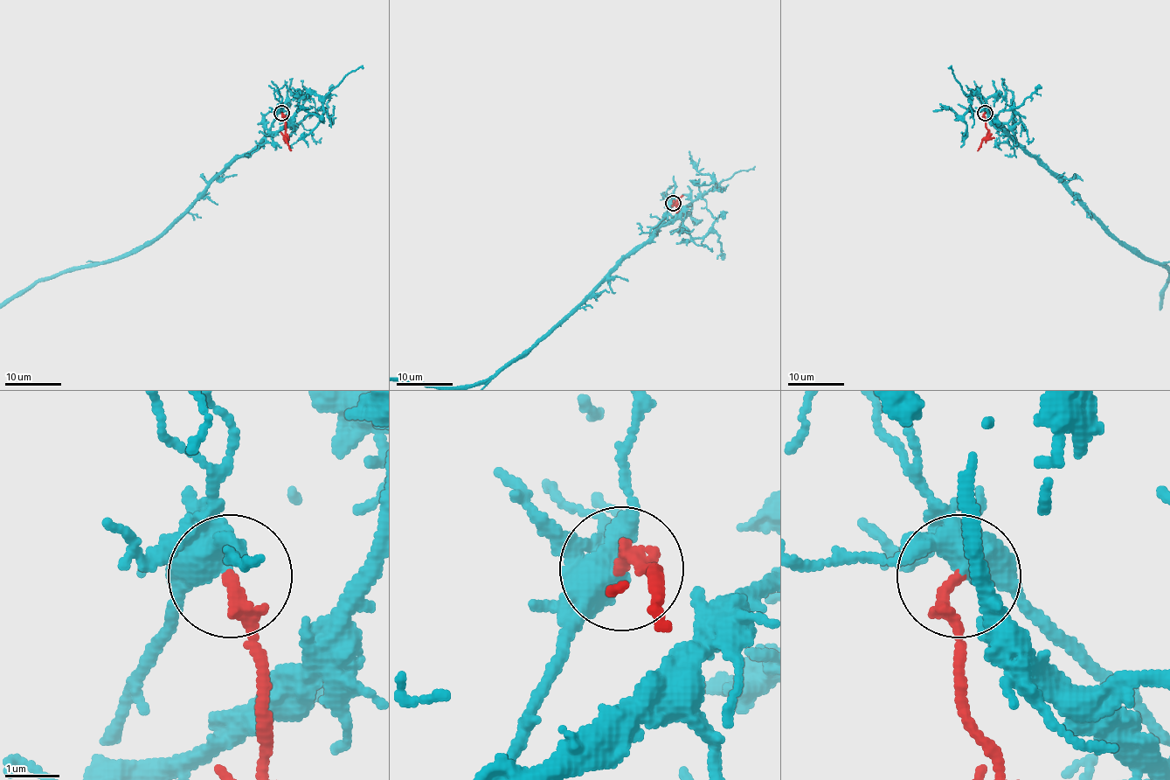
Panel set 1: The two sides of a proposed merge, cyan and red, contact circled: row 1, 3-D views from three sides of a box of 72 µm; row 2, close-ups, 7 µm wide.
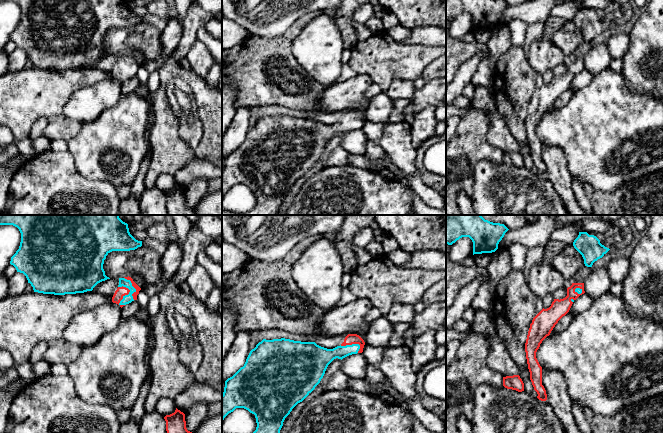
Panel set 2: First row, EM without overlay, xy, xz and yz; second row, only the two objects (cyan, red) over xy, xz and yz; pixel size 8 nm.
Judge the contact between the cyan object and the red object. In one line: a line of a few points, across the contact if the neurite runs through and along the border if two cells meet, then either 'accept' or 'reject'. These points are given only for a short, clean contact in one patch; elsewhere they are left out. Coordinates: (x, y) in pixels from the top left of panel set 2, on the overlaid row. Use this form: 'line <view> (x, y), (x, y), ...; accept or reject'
line xy (127, 299), (126, 295), (121, 291); accept

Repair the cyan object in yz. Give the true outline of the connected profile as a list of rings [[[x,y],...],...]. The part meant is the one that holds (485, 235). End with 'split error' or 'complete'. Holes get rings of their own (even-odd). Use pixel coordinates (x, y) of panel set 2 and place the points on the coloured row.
[[[446,215],[446,244],[452,245],[462,237],[469,237],[473,242],[473,255],[495,252],[508,230],[504,224],[490,222],[481,215]]]; complete

